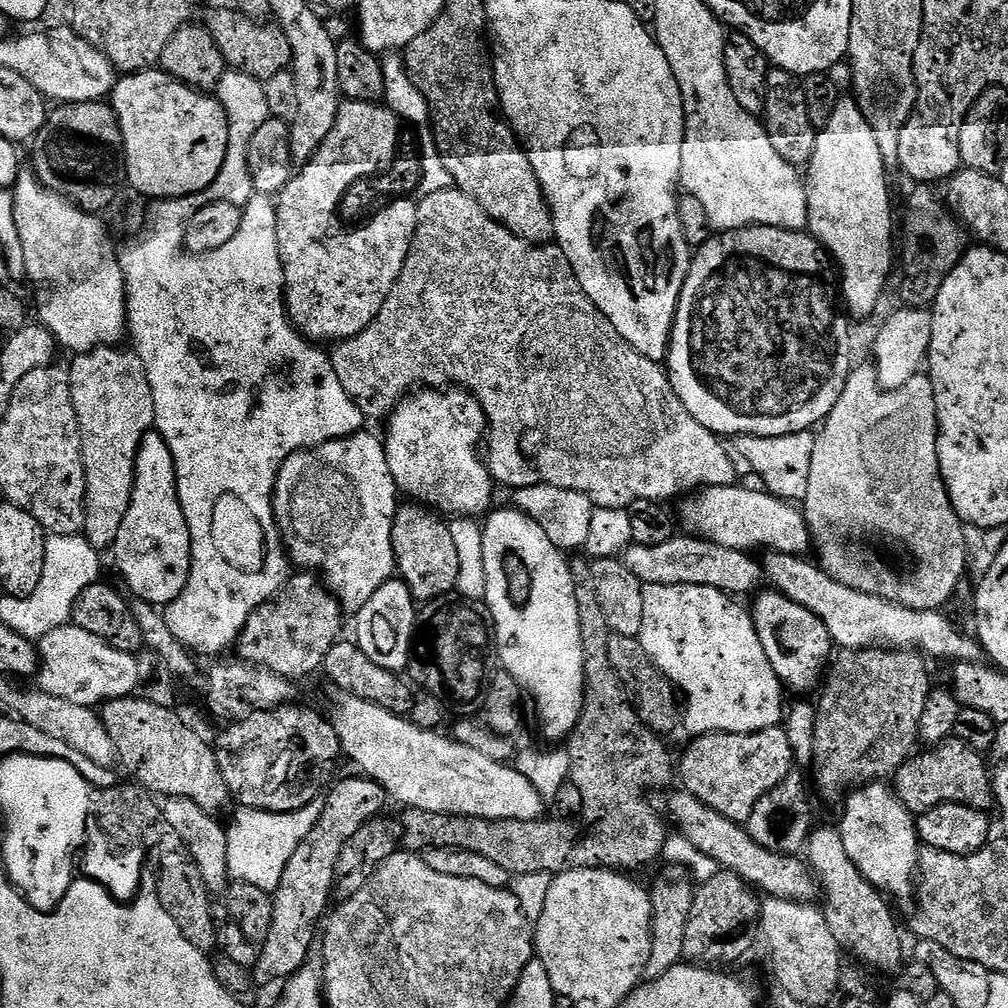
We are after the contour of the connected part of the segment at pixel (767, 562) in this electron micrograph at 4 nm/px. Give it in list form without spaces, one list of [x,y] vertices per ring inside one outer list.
[[[771,550],[765,551],[762,556],[762,567],[767,583],[778,591],[792,599],[794,603],[810,610],[826,626],[833,645],[840,650],[859,650],[861,648],[890,648],[893,650],[915,650],[925,657],[937,656],[940,660],[952,660],[951,662],[976,662],[981,659],[982,649],[971,635],[959,632],[943,615],[943,611],[923,612],[913,608],[903,608],[900,604],[894,604],[891,600],[883,600],[880,596],[871,596],[858,590],[850,590],[850,586],[842,586],[842,582],[834,582],[830,574],[820,569],[819,563],[812,564],[803,555],[791,556]]]

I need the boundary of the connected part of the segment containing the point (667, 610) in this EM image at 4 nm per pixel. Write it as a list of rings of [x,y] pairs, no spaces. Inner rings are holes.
[[[644,585],[642,630],[638,639],[662,675],[672,681],[683,695],[684,692],[688,695],[686,707],[692,711],[692,720],[682,720],[682,728],[683,731],[692,732],[693,737],[705,736],[711,732],[761,732],[777,727],[786,715],[786,689],[762,648],[749,609],[739,608],[735,603],[739,604],[729,593],[710,586]]]

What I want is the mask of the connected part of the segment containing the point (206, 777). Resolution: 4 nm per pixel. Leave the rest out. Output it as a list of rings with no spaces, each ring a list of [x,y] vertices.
[[[141,696],[105,701],[100,708],[102,722],[117,746],[121,765],[123,768],[125,766],[142,788],[156,796],[162,794],[164,798],[188,799],[198,804],[202,810],[218,814],[218,811],[231,803],[232,797],[225,779],[222,778],[215,747],[188,726],[177,714],[175,709],[157,706]]]

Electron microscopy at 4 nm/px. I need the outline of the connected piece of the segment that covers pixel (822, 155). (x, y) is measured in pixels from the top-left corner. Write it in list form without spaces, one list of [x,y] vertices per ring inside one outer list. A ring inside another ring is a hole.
[[[842,98],[838,106],[834,106],[834,114],[830,114],[830,122],[819,129],[816,134],[816,145],[812,160],[806,166],[806,187],[808,189],[808,227],[807,231],[820,241],[821,245],[830,255],[836,259],[836,264],[840,267],[840,276],[844,279],[844,288],[842,287],[842,300],[846,305],[847,311],[853,317],[872,316],[876,312],[876,307],[880,304],[880,299],[884,296],[884,287],[888,284],[888,275],[892,272],[892,192],[888,189],[888,168],[884,165],[885,149],[878,142],[870,122],[862,114],[862,110],[856,105],[855,99]]]

